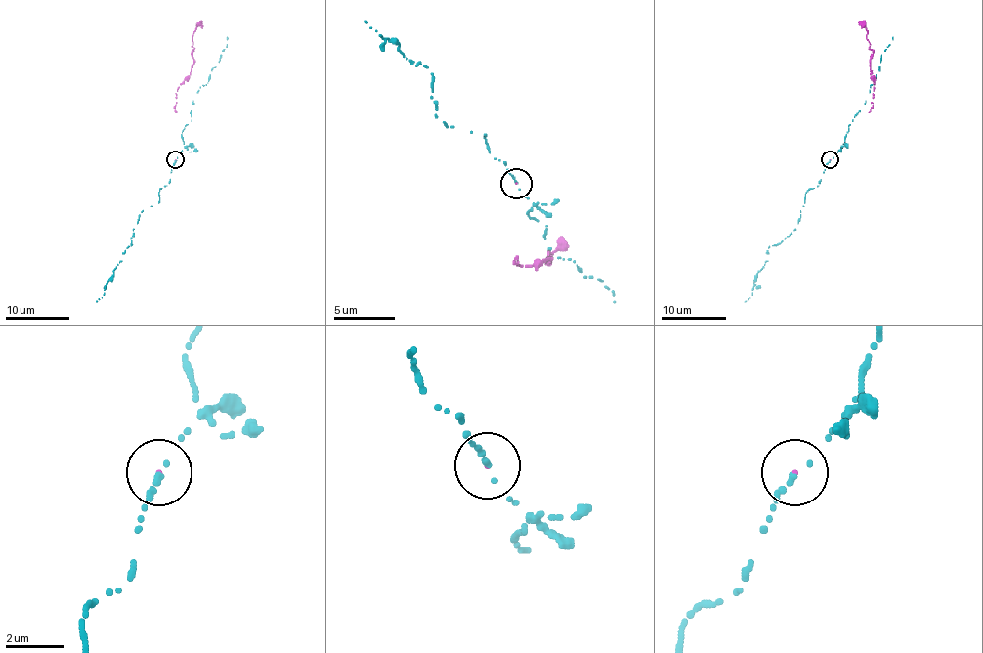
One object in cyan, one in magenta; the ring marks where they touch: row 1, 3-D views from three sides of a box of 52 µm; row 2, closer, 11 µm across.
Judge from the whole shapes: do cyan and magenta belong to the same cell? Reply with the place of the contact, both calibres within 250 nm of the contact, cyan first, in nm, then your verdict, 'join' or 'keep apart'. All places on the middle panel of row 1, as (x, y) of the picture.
place (516, 183); calibres 200 and 50 nm; keep apart

